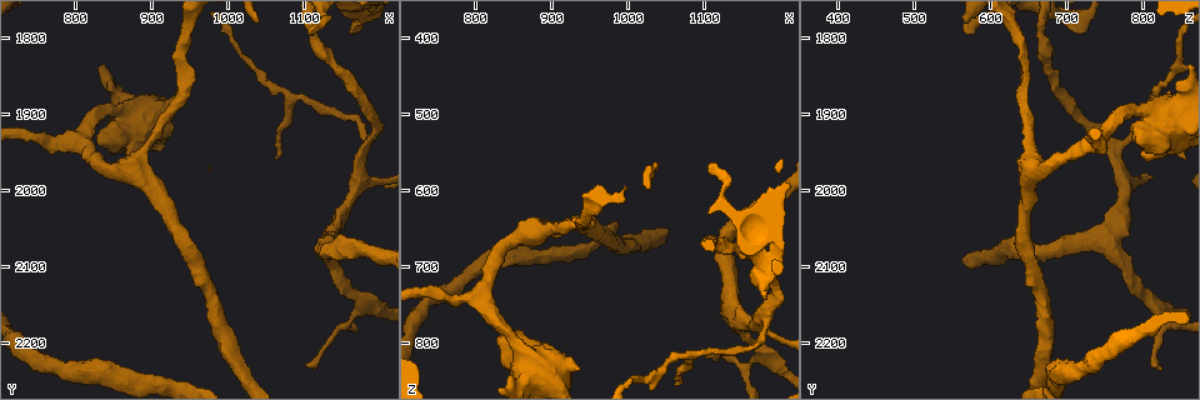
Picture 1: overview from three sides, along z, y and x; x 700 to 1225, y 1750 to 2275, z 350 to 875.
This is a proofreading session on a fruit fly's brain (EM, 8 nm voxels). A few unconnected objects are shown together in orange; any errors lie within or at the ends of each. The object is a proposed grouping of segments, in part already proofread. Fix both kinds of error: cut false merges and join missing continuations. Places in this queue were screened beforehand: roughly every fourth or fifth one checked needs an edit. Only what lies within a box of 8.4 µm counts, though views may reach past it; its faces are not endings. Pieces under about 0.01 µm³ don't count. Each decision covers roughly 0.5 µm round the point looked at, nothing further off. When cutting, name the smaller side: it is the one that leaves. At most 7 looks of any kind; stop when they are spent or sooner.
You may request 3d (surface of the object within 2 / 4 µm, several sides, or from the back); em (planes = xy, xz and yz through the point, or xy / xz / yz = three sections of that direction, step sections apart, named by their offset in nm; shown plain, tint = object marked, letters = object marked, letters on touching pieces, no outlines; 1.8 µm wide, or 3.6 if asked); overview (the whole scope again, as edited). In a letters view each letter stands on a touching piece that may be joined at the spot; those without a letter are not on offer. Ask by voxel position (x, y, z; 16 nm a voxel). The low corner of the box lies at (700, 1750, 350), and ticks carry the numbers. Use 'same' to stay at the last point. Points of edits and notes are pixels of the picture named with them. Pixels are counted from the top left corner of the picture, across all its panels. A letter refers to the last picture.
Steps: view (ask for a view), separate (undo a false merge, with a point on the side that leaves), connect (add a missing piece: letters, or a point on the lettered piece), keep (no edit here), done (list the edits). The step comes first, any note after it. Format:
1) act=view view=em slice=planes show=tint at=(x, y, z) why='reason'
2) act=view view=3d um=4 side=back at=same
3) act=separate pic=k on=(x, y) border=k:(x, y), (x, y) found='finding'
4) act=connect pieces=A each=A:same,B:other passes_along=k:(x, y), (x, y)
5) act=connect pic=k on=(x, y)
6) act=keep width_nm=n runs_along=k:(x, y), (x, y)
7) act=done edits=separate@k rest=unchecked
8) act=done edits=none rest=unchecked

act=view view=em slice=planes show=letters at=(1080, 1880, 815)

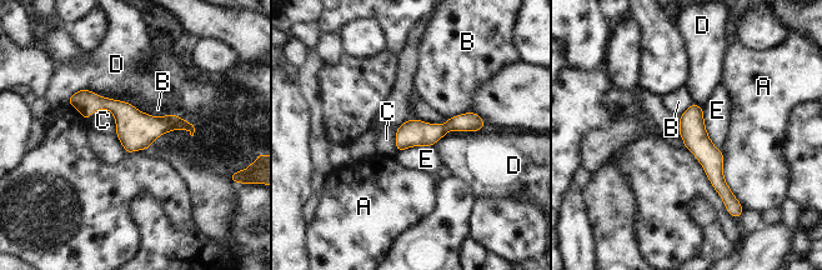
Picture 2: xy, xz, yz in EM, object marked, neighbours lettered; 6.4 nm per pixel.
act=keep each=A:other,B:other,C:other,D:other,E:other found='continuous, no second neuron'

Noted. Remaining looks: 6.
act=view view=em slice=planes show=letters at=(1175, 1955, 765) why='thick turns thin'

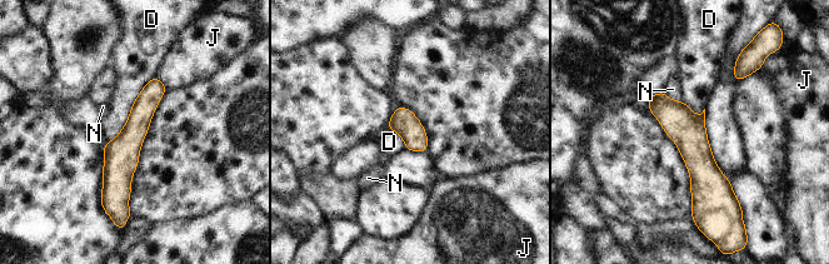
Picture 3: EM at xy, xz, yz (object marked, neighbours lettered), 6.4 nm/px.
act=keep width_nm=170 each=D:other,J:other,N:other runs_along=3:(155, 81), (120, 157), (124, 209) found='all the same neuron'

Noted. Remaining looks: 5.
act=view view=em slice=planes show=letters at=(1110, 2230, 830) why='branch stops here'

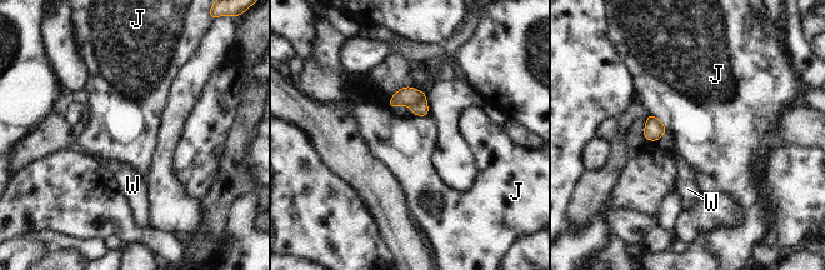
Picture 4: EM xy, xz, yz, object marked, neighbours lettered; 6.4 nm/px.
act=keep each=J:other,W:other border=4:(646, 113), (653, 114), (666, 129) found='no lettered piece goes on from it'

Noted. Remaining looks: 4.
act=done edits=none rest=unchecked

